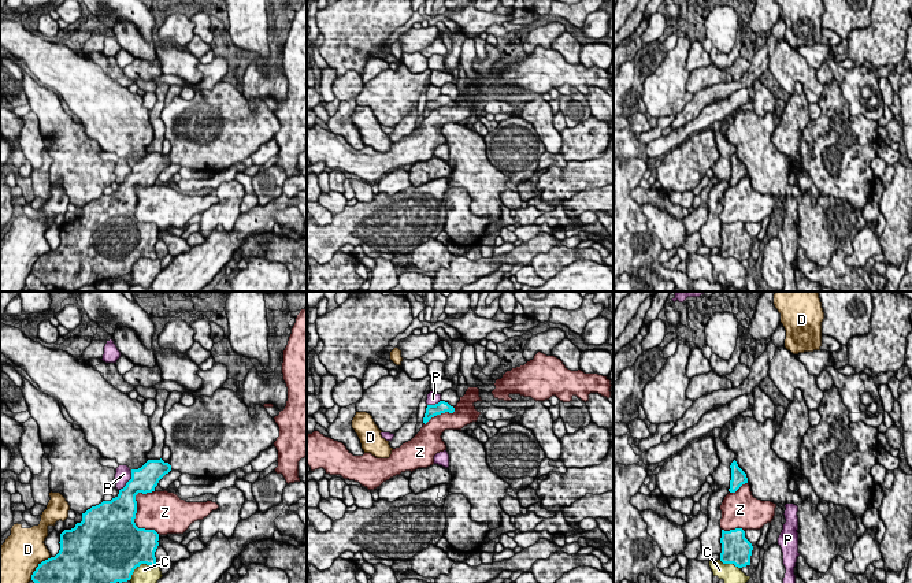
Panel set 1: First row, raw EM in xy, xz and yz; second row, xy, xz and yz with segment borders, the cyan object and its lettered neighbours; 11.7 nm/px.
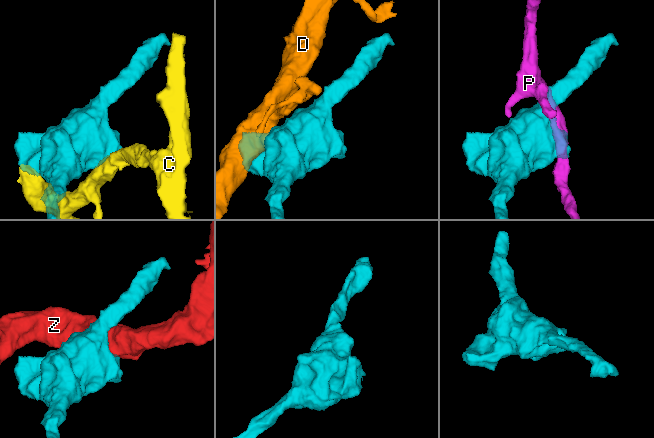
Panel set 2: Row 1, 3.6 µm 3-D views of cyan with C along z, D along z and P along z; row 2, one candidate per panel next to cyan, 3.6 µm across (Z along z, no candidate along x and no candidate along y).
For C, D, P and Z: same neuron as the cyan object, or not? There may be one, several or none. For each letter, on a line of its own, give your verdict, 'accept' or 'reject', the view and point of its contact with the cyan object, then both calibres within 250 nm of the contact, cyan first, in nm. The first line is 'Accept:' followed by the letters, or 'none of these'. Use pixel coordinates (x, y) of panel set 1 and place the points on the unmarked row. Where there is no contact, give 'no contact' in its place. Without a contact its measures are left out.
Accept: none of these
C: reject; contact xy (140, 257); calibres 500 and 300 nm
D: reject; contact xy (37, 260); calibres 420 and 480 nm
P: reject; contact xy (129, 174); calibres 300 and 190 nm
Z: reject; contact xy (133, 214); calibres 500 and 380 nm

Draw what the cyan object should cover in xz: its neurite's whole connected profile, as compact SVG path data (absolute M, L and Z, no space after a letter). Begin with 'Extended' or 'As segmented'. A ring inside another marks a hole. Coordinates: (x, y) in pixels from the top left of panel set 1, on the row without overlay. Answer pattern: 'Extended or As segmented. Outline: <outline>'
As segmented. Outline: M440 94L435 99L427 99L426 107L425 107L425 111L423 111L423 116L426 118L431 111L441 108L441 107L445 107L445 105L453 107L455 101L451 100L445 94Z

